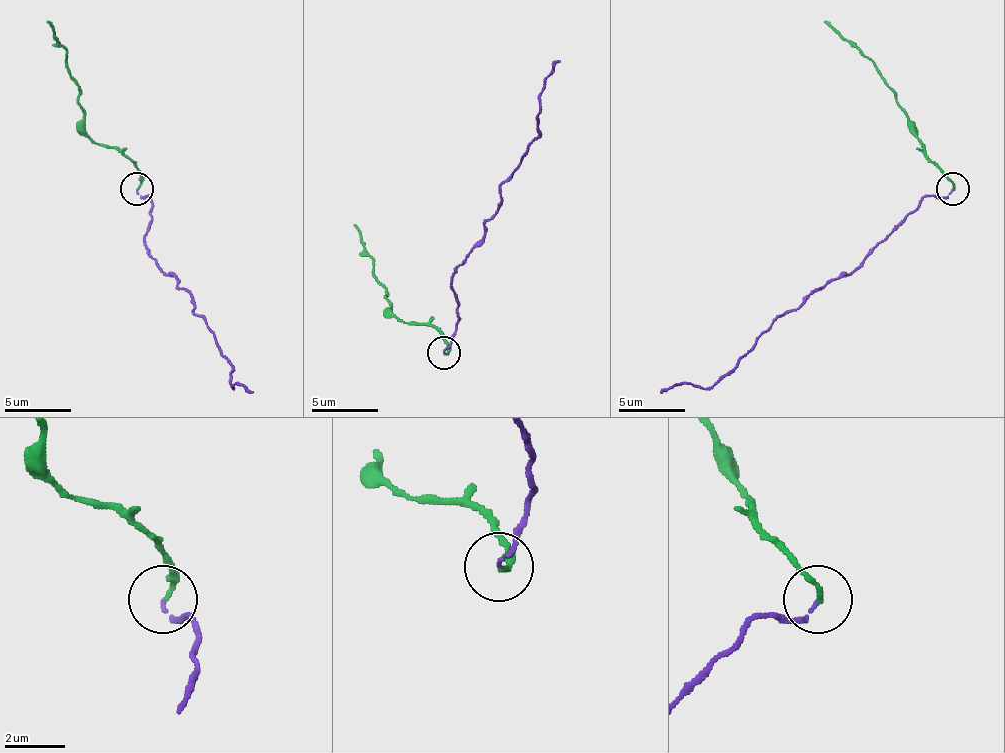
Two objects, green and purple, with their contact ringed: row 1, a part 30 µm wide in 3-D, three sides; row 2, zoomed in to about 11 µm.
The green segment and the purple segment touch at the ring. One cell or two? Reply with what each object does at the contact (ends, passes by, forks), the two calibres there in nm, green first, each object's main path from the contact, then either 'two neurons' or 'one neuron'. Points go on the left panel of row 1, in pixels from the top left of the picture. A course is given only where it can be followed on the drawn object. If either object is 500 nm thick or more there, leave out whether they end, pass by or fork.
green ends | purple ends | 170/110 nm | green via (137, 189), (141, 172), (124, 156), (97, 142), (84, 129), (84, 112), (71, 69), (47, 22) | purple via (137, 189), (151, 199), (147, 256), (191, 296), (194, 313), (231, 369), (234, 386), (238, 383), (254, 393) | two neurons

